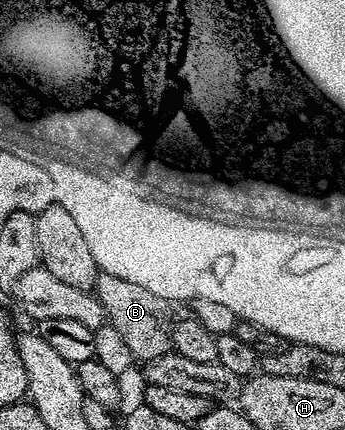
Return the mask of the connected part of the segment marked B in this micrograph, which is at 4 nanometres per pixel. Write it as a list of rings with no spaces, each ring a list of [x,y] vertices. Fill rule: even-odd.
[[[105,273],[99,274],[94,286],[94,295],[102,306],[109,326],[119,334],[137,360],[142,359],[141,362],[147,363],[171,350],[172,337],[169,333],[171,300],[149,292],[136,282],[124,281],[123,278]]]

